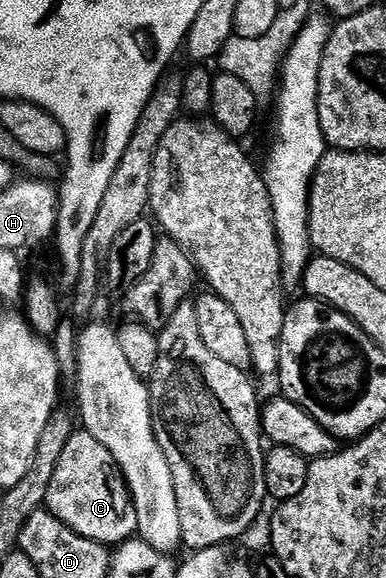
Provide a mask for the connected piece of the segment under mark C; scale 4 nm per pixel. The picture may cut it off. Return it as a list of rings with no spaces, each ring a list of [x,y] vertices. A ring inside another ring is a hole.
[[[71,431],[68,446],[64,446],[60,462],[56,462],[56,474],[52,474],[52,482],[45,485],[44,492],[45,511],[64,522],[66,528],[97,544],[122,544],[138,531],[134,501],[130,499],[130,489],[122,479],[116,458],[90,432]]]

